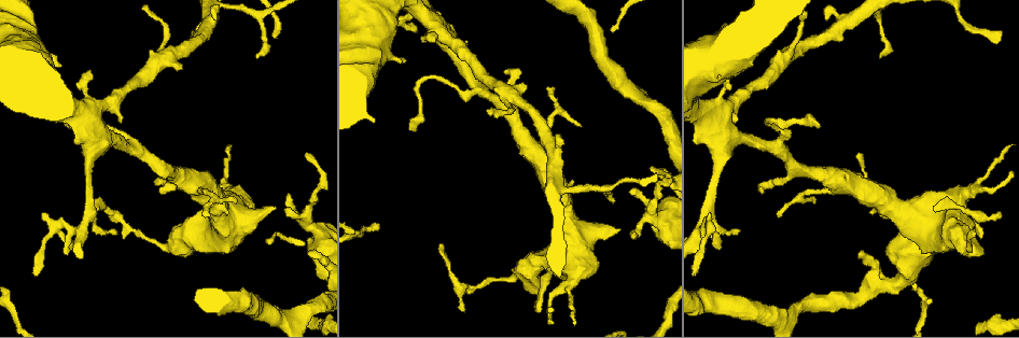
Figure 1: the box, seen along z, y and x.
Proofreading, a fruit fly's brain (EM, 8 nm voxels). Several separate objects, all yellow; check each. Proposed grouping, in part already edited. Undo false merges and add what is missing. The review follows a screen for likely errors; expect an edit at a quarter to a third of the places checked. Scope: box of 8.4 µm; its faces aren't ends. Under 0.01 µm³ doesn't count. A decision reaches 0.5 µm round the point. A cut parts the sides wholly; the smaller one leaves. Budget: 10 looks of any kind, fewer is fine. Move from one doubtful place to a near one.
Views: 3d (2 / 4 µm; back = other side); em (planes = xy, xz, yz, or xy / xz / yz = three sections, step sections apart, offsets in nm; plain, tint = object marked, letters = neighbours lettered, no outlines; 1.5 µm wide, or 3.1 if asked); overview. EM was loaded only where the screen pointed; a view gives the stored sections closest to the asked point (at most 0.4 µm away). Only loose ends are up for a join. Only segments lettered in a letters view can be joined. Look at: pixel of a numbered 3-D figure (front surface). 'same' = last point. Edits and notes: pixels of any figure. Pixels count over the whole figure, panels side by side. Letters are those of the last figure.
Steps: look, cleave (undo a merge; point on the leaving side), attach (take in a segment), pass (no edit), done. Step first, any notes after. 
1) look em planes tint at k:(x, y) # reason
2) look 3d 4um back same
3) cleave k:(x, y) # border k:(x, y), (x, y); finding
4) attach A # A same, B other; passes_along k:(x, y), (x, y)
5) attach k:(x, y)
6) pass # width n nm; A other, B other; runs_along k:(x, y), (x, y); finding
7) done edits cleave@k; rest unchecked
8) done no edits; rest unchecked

look em xz step 4 tint at 1:(434, 40)

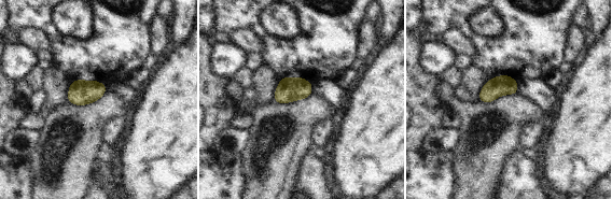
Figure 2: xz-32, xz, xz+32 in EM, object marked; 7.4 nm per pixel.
look em planes letters same # another direction

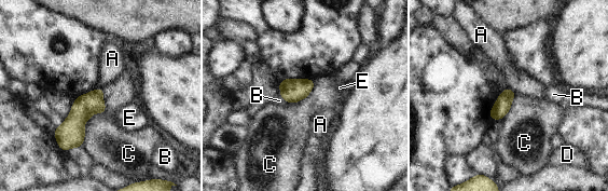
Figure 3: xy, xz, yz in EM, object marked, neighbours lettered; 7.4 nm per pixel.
pass # width 130 nm; A other, B other, C other, D other, E other; border 3:(104, 89), (81, 146); none of them fits

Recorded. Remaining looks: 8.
look em planes letters at 1:(234, 201) # tapers out

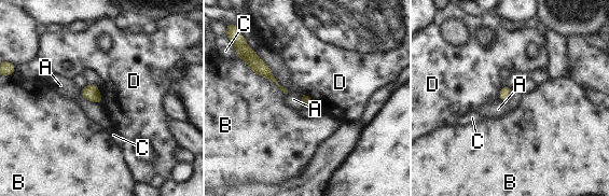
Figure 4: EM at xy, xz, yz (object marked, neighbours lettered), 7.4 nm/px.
pass # A other, B other, C other, D other; none of them fits

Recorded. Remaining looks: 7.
look 3d 2um at 1:(286, 208) # an open end

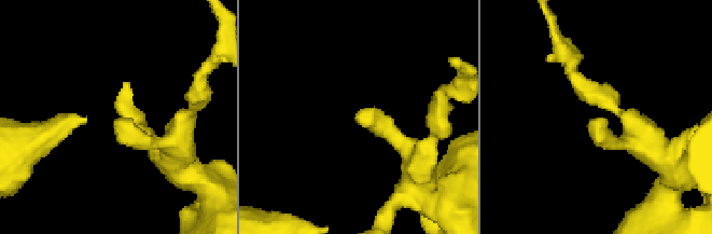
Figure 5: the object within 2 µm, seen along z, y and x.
look em planes plain at 5:(361, 110) # need the tissue

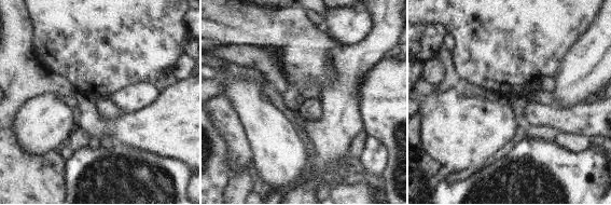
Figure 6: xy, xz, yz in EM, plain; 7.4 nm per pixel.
look em planes letters same

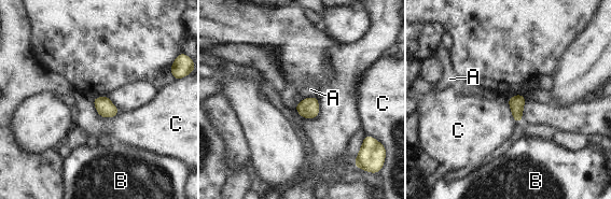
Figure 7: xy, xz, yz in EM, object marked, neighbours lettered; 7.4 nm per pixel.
pass # A other, B other, C other; border 7:(92, 98), (101, 117), (120, 112); none of them fits

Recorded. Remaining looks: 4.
look em yz step 4 tint at 1:(223, 188) # calibre changes

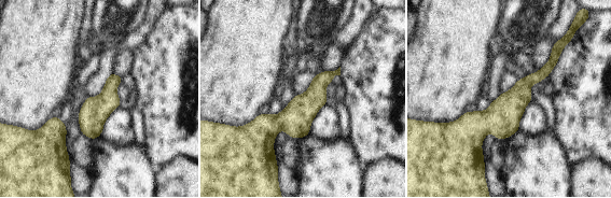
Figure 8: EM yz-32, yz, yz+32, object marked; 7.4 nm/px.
look em yz step 4 letters same # what lies round it

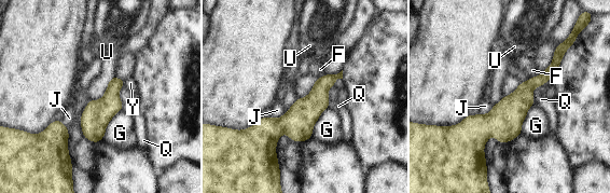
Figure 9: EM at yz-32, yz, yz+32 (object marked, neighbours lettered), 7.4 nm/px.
pass # width 200 nm; longest_contact G 280 nm; F other, G other, J other, Q other, U other, Y other; one neuron here

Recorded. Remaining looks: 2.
done no edits; rest unchecked

